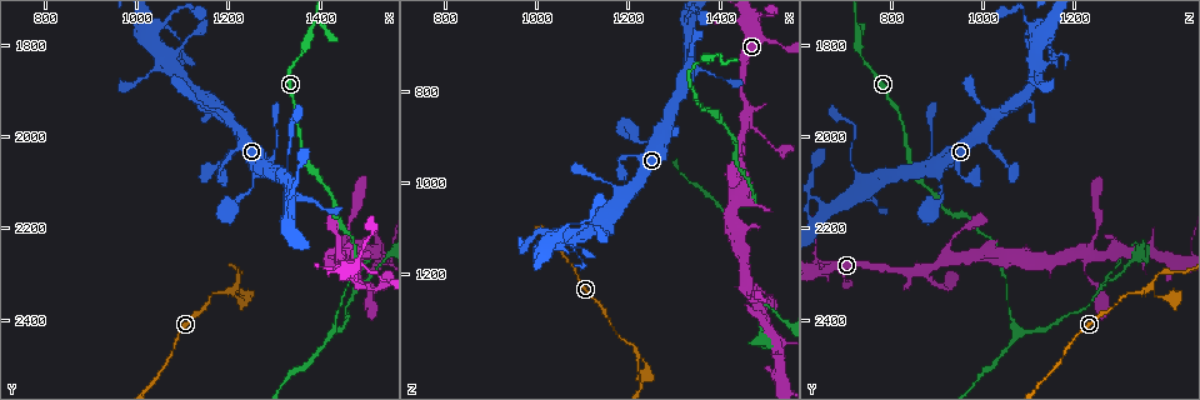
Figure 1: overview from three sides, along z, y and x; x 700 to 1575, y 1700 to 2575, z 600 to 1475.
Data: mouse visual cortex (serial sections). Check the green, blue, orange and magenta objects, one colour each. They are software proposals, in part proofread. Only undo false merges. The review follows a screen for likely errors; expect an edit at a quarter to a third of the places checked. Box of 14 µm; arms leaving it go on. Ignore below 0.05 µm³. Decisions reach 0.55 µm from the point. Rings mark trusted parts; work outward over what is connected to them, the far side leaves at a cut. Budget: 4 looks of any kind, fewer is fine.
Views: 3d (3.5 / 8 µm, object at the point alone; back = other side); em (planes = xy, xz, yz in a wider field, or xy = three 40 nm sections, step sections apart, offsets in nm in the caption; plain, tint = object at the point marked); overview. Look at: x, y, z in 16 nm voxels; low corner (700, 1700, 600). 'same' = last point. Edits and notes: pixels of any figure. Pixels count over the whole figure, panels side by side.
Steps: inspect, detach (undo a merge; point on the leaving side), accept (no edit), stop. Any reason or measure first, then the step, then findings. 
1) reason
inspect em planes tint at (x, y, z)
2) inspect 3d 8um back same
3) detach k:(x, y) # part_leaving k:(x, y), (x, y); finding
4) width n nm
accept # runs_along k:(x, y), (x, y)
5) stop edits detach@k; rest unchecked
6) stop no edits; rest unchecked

sharp bend
inspect 3d 3.5um at (1215, 2335, 1365)

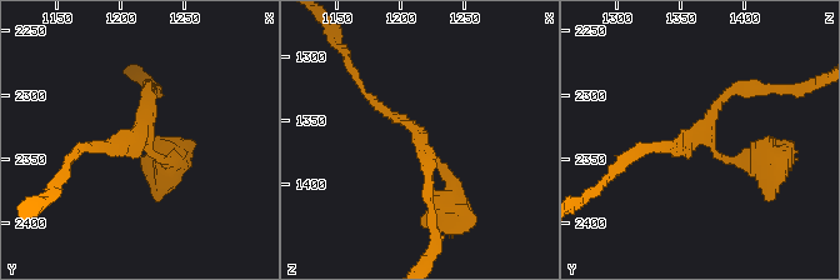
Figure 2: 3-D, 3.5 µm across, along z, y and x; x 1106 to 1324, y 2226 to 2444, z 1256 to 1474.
arms 3; arm_widths 150, 150, 200 nm; need the tissue
inspect em xy step 2 tint at (1216, 2332, 1364)

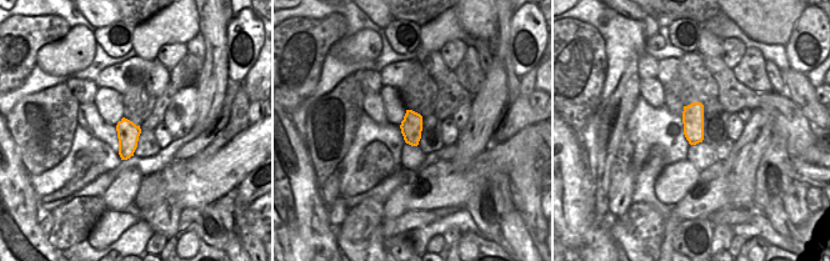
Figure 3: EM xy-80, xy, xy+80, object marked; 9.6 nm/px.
accept # runs_along 2:(358, 84), (419, 131), (454, 199); one cell here

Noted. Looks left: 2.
inspect 3d 8um at (1435, 2420, 1075)

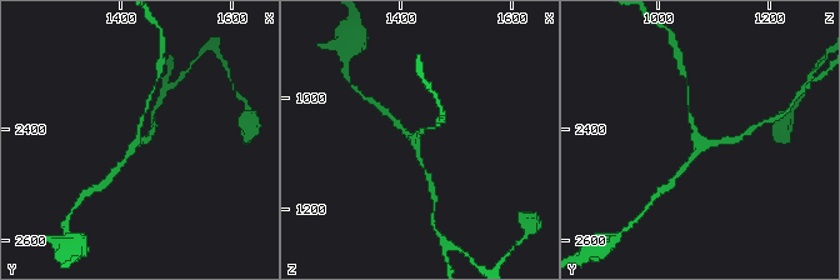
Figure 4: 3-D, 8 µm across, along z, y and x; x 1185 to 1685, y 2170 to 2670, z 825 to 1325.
arms 3; arm_widths 150, 200, 200 nm; now the EM
inspect em planes tint at (1425, 2425, 1070)

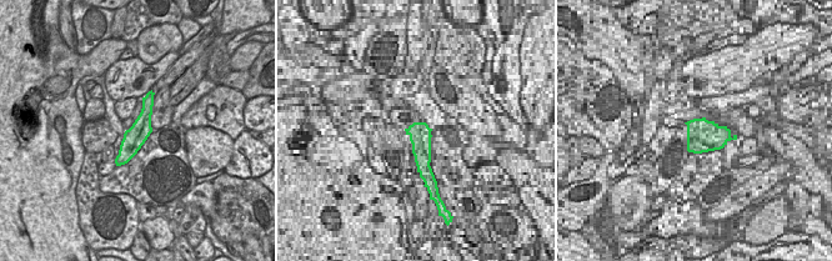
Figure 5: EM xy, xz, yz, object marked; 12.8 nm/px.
accept # runs_along 5:(150, 95), (143, 126), (119, 161); one cell here

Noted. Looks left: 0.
stop no edits; rest unchecked

